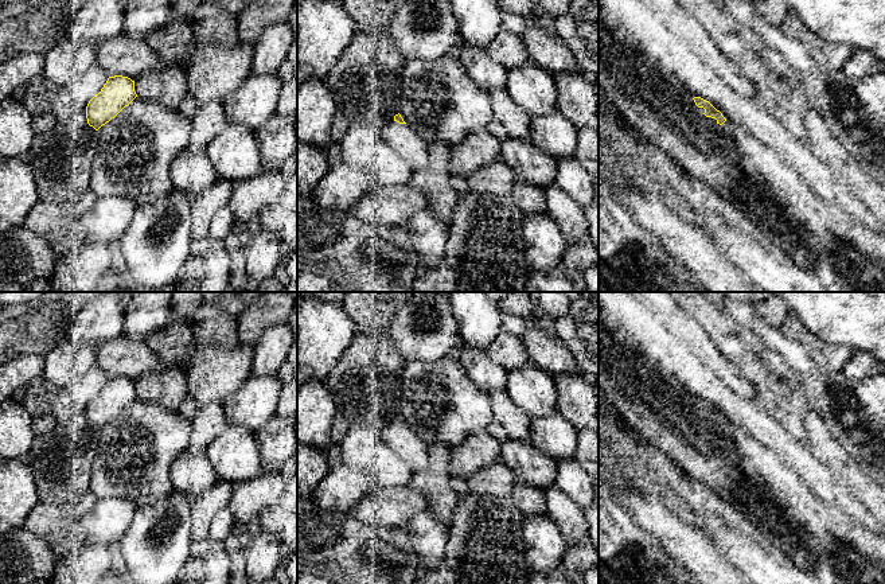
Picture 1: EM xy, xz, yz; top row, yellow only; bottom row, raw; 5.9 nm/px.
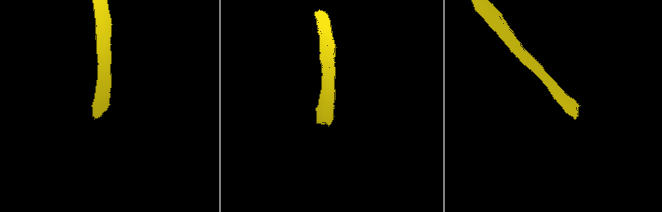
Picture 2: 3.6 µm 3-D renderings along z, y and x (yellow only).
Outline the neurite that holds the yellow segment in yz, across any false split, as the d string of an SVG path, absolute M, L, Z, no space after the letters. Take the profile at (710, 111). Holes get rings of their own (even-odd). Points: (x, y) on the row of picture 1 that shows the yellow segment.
M694 97L693 100L698 108L705 109L703 114L706 117L716 118L717 124L720 124L720 125L722 125L726 121L726 118L722 116L722 113L720 110L717 110L709 101L706 101L701 97Z

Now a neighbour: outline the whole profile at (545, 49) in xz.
M537 16L525 19L526 30L522 36L530 61L543 67L551 75L555 73L578 71L574 55L554 30L545 31Z

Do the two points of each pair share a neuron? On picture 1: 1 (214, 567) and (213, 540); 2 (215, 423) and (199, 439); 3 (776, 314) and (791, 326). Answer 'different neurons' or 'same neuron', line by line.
1: same neuron
2: same neuron
3: different neurons

